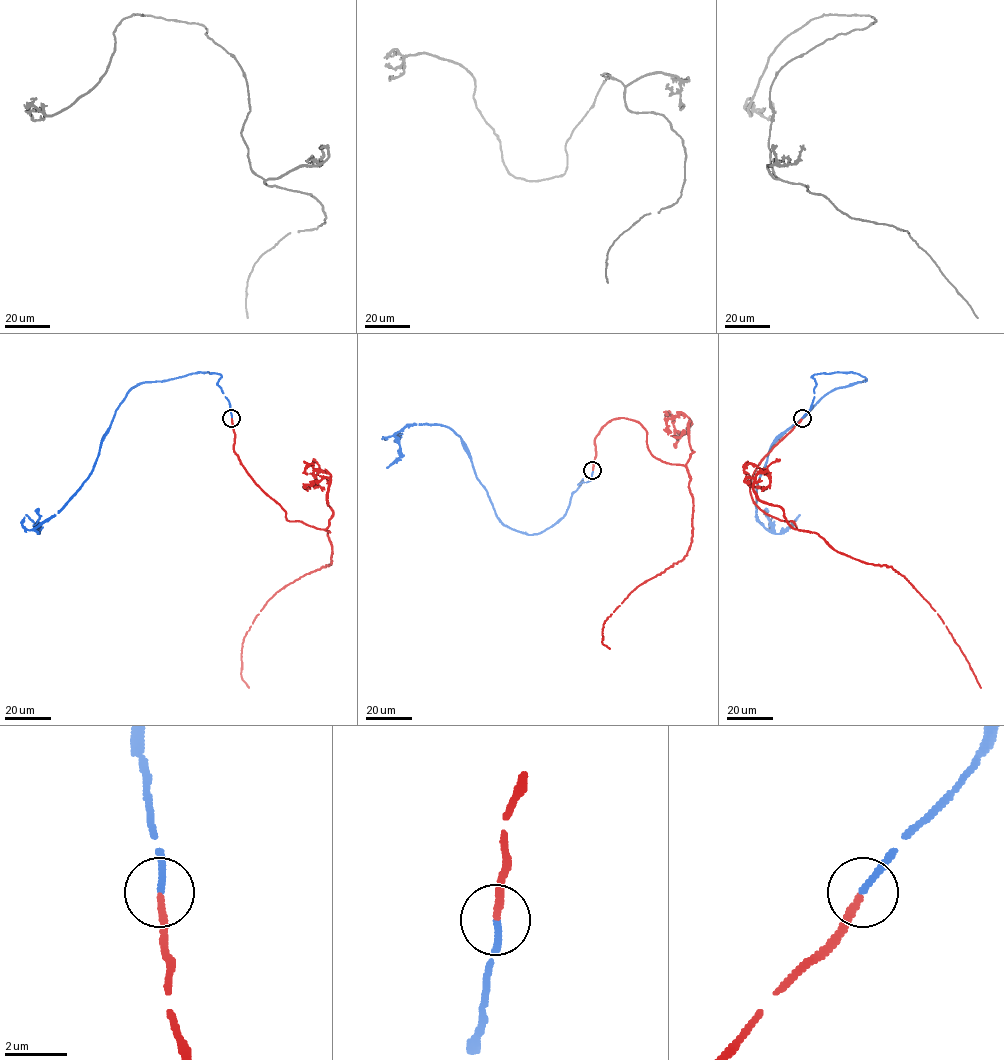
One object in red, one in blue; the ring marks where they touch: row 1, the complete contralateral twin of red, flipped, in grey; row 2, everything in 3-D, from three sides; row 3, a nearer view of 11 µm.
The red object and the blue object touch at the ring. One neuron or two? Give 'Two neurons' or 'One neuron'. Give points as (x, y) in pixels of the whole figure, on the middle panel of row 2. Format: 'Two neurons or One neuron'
One neuron

